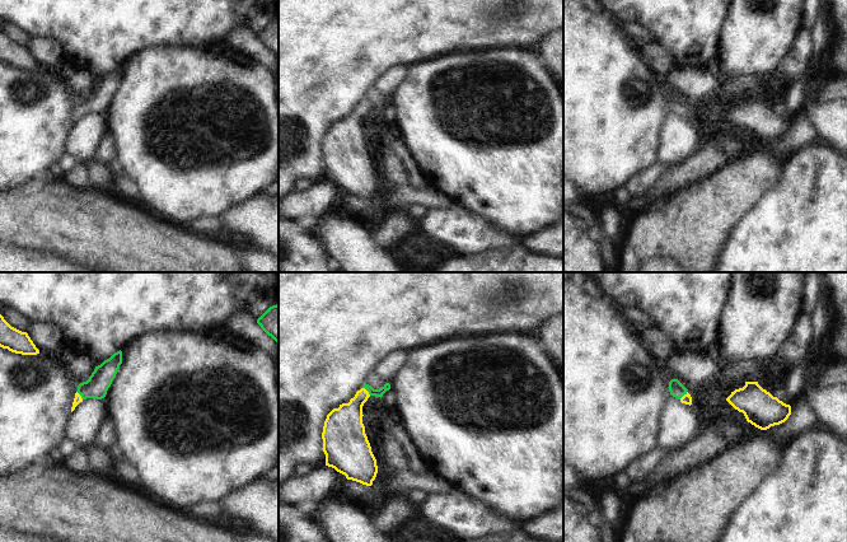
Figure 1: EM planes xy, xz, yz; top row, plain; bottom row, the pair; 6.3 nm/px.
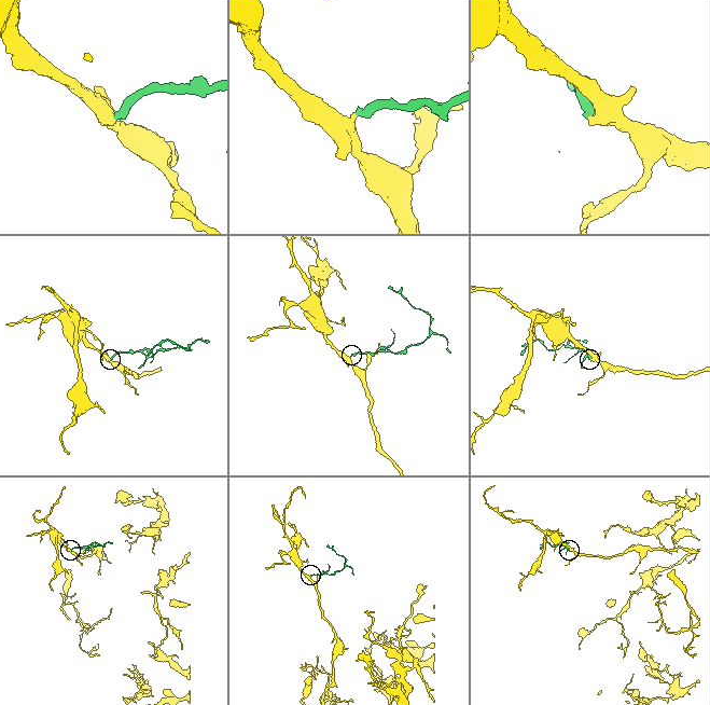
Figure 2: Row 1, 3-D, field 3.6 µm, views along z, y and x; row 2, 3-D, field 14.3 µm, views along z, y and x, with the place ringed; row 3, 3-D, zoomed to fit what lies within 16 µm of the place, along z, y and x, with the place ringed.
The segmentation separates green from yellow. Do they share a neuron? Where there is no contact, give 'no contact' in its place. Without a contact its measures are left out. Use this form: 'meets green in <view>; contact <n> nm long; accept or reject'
meets green in xz; contact 80 nm long; accept

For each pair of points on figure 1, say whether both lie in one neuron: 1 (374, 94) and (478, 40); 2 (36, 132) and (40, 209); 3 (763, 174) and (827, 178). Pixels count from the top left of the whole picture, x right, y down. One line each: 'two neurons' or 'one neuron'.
1: two neurons
2: two neurons
3: two neurons

